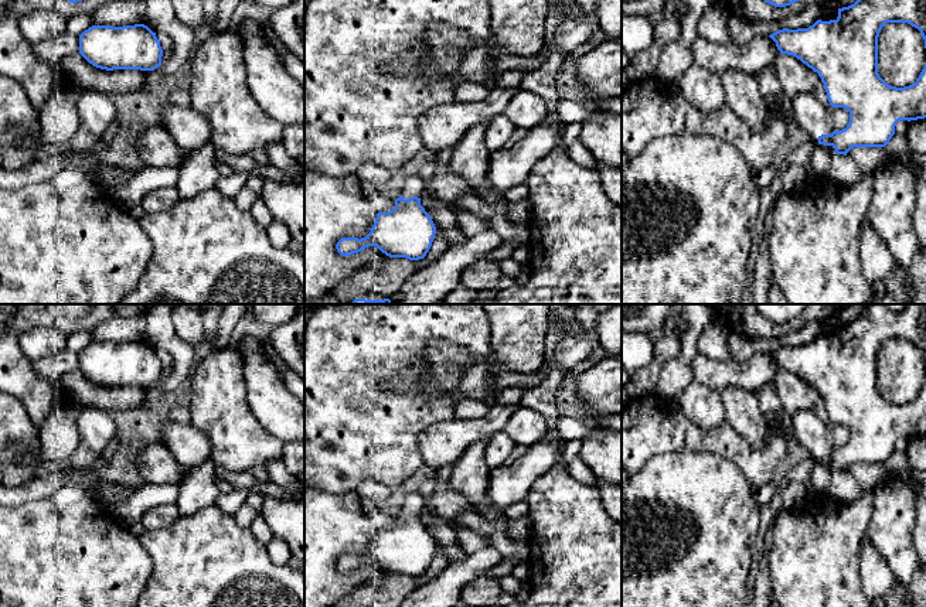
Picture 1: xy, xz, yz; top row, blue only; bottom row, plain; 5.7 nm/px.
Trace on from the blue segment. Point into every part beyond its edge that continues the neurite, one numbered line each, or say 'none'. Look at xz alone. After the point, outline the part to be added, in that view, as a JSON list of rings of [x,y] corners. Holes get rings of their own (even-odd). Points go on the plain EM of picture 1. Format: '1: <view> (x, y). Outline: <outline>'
1: xz (415, 503). Outline: [[[412,491],[408,494],[401,512],[404,516],[409,516],[412,514],[421,515],[426,504],[428,497],[422,495],[421,491]]]

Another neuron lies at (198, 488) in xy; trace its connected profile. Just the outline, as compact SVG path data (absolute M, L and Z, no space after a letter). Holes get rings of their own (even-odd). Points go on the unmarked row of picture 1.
M208 460L202 466L184 471L184 480L178 485L176 507L180 515L191 515L212 505L219 494L215 464Z

